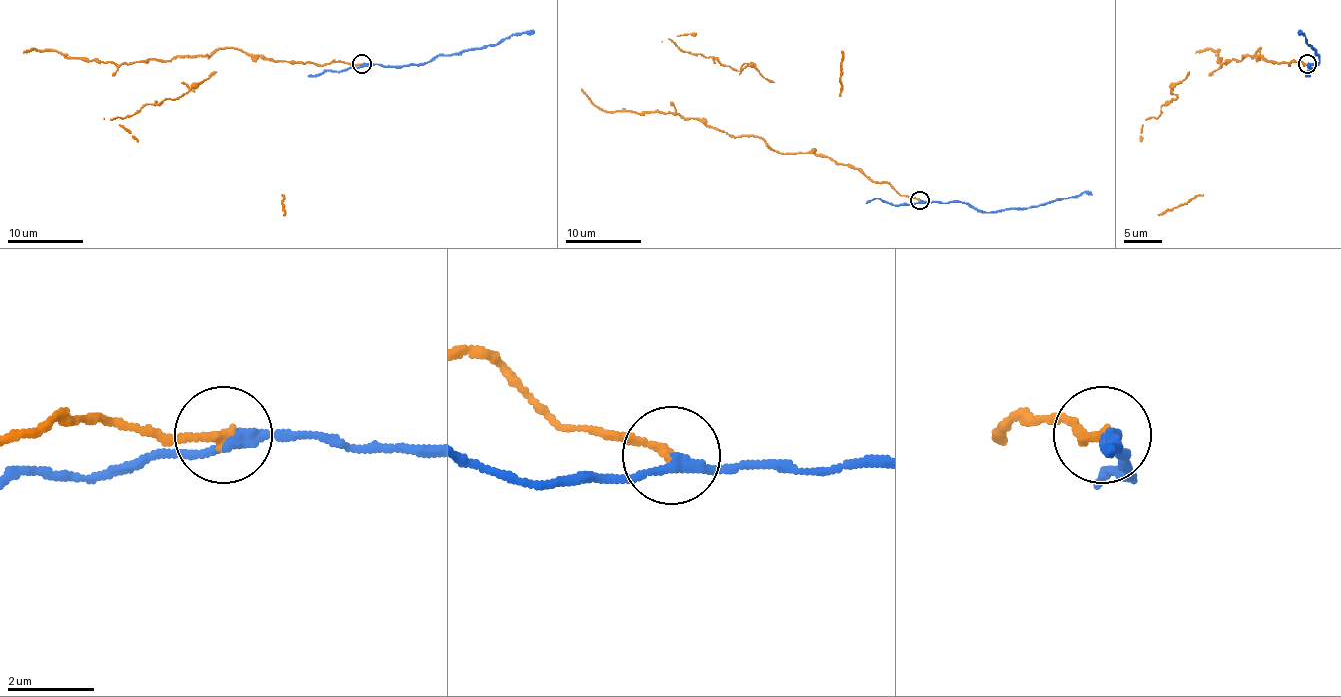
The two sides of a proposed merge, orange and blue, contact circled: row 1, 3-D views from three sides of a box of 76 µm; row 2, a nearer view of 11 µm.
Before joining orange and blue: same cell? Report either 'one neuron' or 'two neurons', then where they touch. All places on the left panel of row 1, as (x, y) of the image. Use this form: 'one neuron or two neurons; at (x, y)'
two neurons; at (362, 64)

